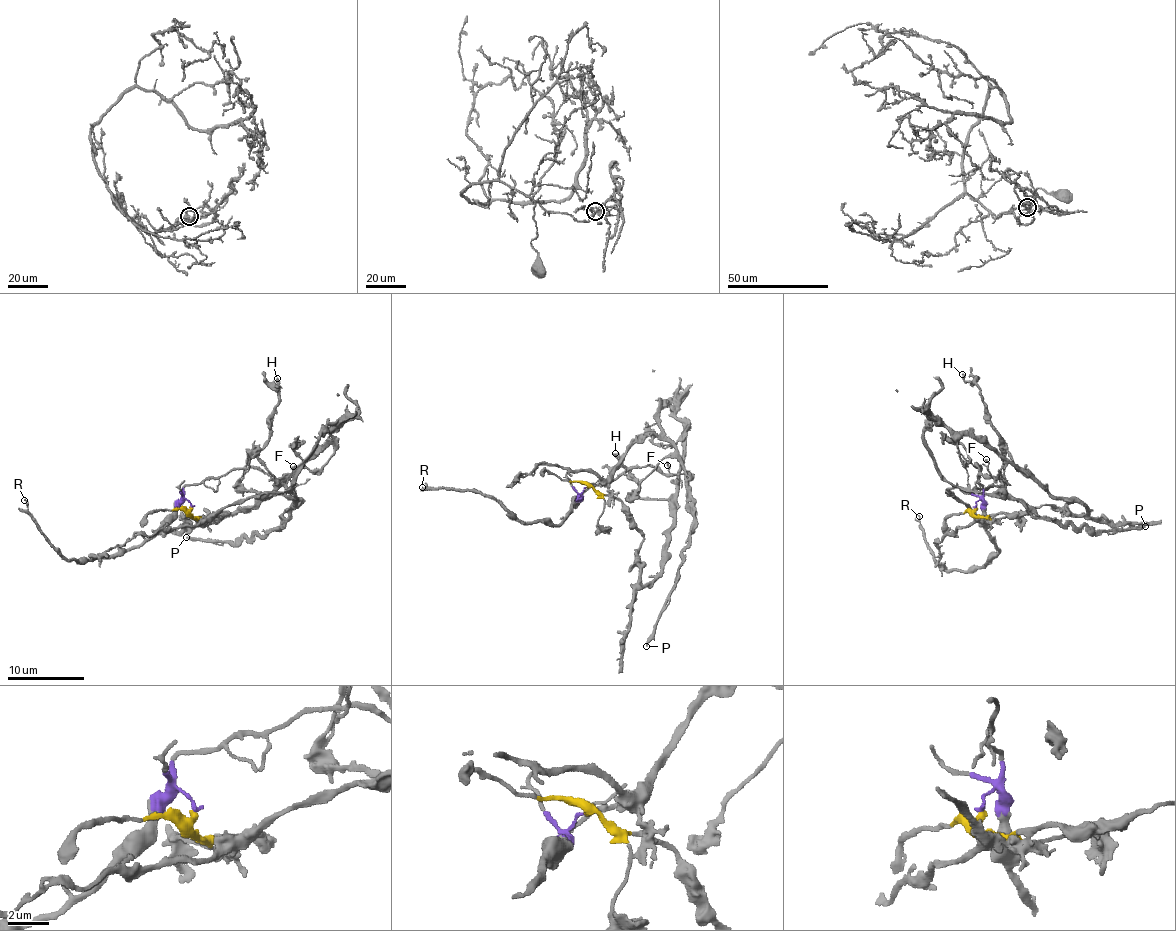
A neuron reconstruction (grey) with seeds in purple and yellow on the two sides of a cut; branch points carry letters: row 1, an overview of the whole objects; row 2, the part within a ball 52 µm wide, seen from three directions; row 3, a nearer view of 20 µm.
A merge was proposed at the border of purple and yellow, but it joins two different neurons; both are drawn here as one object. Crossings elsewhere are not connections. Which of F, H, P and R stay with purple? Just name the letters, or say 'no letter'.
F, R

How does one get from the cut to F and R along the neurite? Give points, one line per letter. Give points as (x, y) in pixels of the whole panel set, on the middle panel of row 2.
F: (588, 485), (578, 495), (593, 485), (618, 478), (630, 469), (649, 465), (668, 473), (670, 466), (667, 465)
R: (588, 485), (558, 525), (511, 519), (494, 499), (451, 488), (422, 488)

